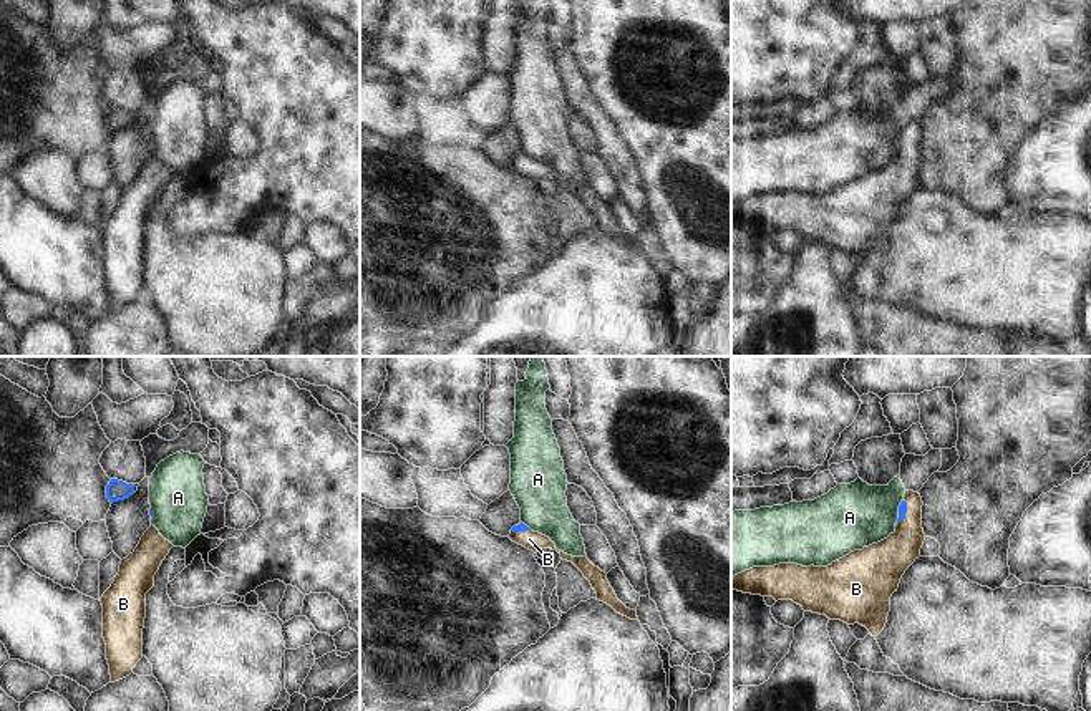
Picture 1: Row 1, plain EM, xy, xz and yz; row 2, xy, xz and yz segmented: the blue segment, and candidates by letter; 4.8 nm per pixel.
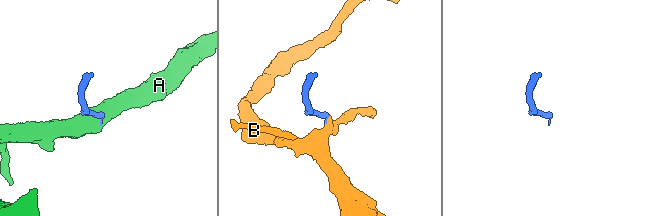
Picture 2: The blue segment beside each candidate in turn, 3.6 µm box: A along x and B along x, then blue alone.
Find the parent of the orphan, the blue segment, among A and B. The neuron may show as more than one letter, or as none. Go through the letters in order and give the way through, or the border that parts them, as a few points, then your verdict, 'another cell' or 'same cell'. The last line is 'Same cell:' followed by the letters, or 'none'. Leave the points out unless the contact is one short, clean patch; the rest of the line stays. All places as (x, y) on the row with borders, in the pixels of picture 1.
A: border along yz (902, 501), (896, 521); another cell
B: runs through yz (902, 507), (904, 512), (904, 542), (886, 561); same cell
Same cell: B

